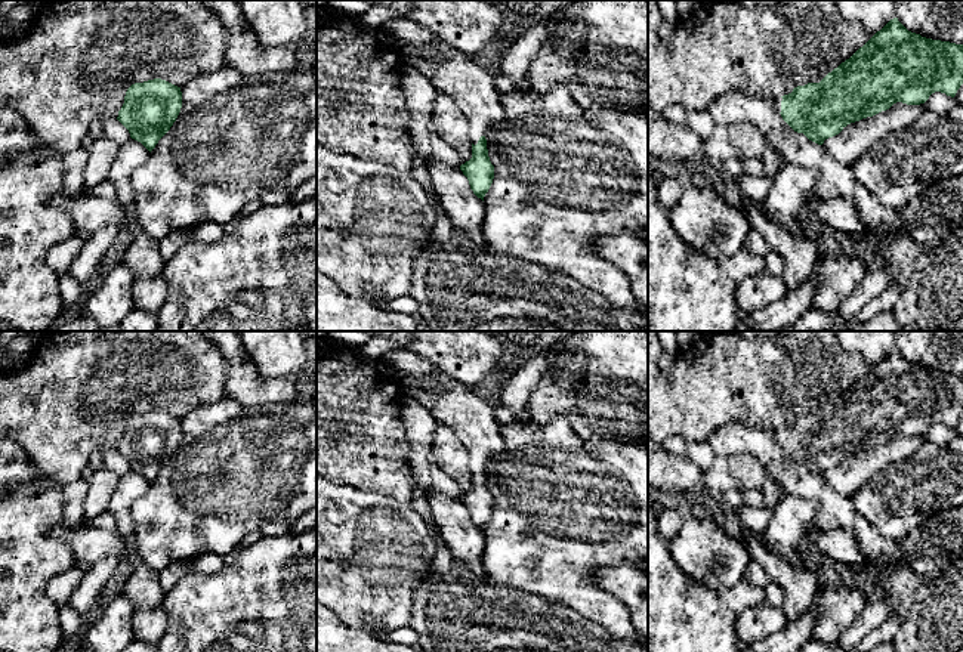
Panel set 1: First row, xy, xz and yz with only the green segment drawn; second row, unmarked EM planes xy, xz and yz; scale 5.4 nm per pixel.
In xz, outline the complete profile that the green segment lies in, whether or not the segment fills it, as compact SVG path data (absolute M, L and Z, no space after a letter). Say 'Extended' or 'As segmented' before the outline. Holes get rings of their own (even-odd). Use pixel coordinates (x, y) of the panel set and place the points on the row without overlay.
Extended. M459 381L445 384L439 396L419 393L417 399L466 446L472 489L462 495L460 501L467 509L473 525L484 532L494 510L494 497L488 488L485 467L504 449L500 435L501 424L494 417L496 410L485 398Z

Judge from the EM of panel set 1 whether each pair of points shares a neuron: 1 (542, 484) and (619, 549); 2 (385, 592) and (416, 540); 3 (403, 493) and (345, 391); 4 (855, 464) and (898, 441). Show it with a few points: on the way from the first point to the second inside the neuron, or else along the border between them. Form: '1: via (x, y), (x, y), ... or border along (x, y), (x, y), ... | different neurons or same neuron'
1: via (561, 500), (567, 506), (576, 506), (599, 530) | same neuron
2: via (385, 578), (385, 571), (403, 553) | same neuron
3: via (382, 467), (351, 416) | same neuron
4: via (866, 463), (888, 451) | same neuron

